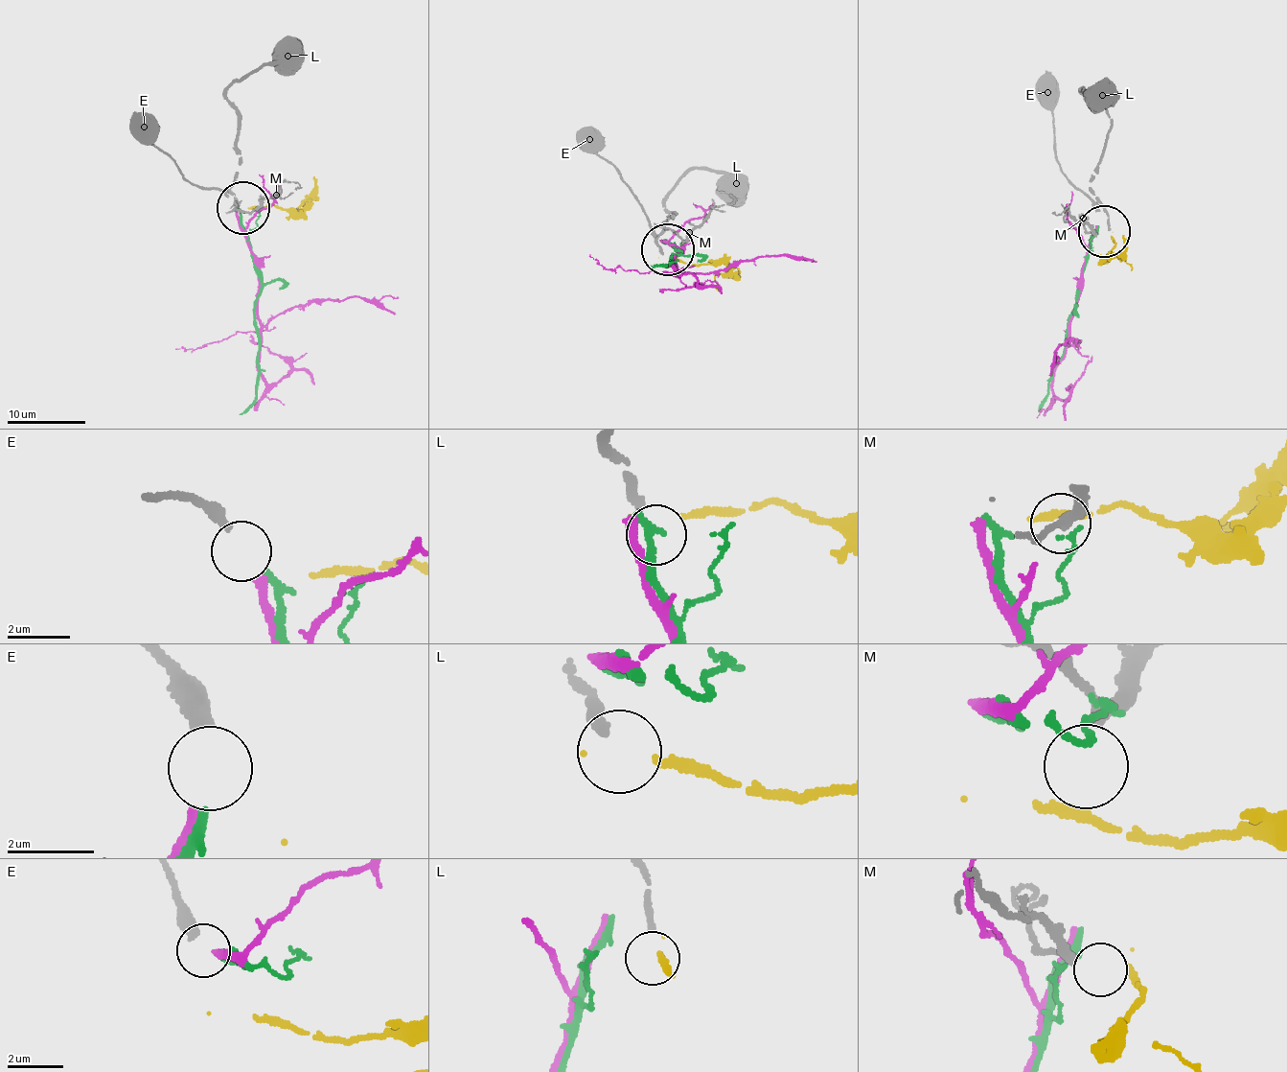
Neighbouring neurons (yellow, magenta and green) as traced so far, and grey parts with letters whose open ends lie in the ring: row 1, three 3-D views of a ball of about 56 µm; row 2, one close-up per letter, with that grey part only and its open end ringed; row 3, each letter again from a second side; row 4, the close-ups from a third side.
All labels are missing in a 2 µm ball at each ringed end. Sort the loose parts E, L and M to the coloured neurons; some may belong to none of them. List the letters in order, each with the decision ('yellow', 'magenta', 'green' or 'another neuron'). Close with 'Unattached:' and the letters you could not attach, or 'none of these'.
E: green
L: another neuron
M: another neuron
Unattached: L, M

